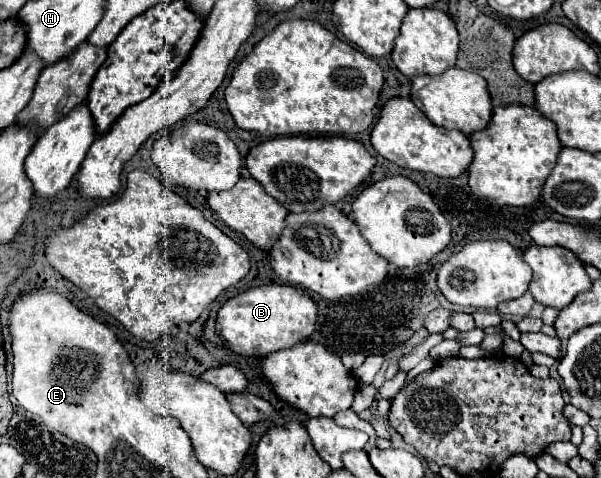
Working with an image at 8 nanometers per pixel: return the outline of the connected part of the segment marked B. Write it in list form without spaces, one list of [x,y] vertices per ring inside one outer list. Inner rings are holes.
[[[262,285],[248,289],[230,301],[226,301],[216,319],[216,331],[224,339],[226,347],[238,355],[268,355],[278,349],[292,347],[306,341],[312,335],[318,319],[318,307],[314,299],[292,285]]]

